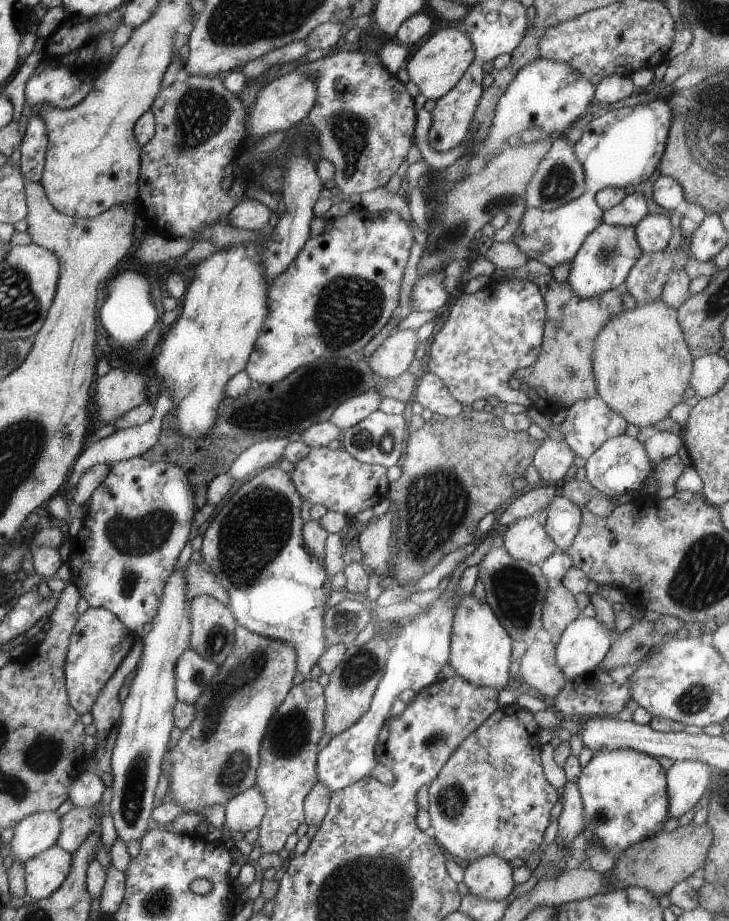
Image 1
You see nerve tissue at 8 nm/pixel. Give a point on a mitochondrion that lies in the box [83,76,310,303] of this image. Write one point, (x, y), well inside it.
(200, 114)

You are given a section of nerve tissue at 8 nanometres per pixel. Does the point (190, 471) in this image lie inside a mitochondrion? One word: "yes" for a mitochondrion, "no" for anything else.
no

